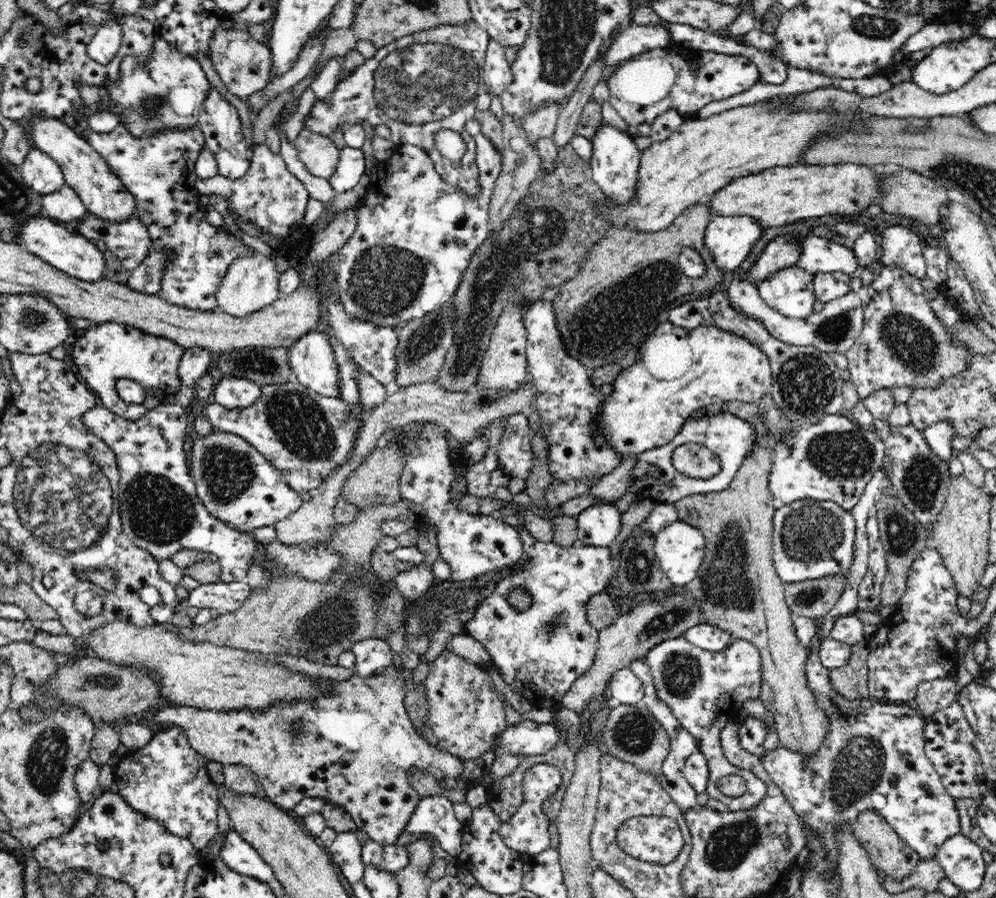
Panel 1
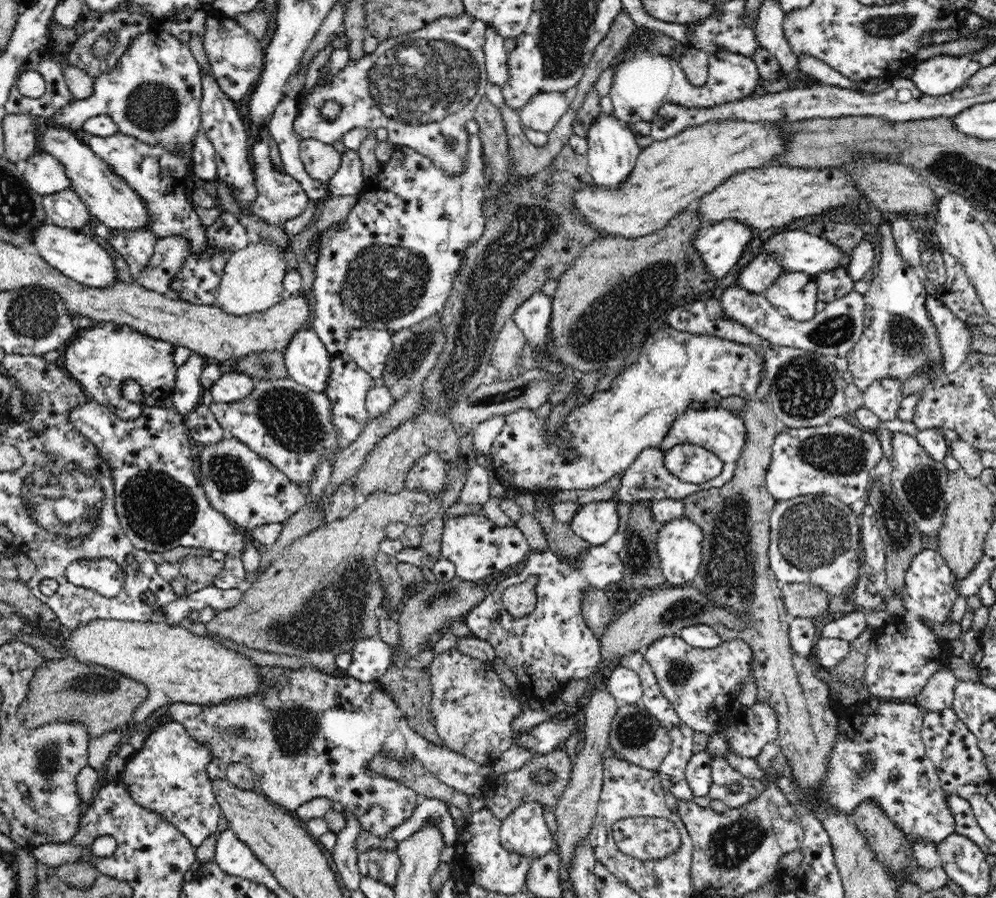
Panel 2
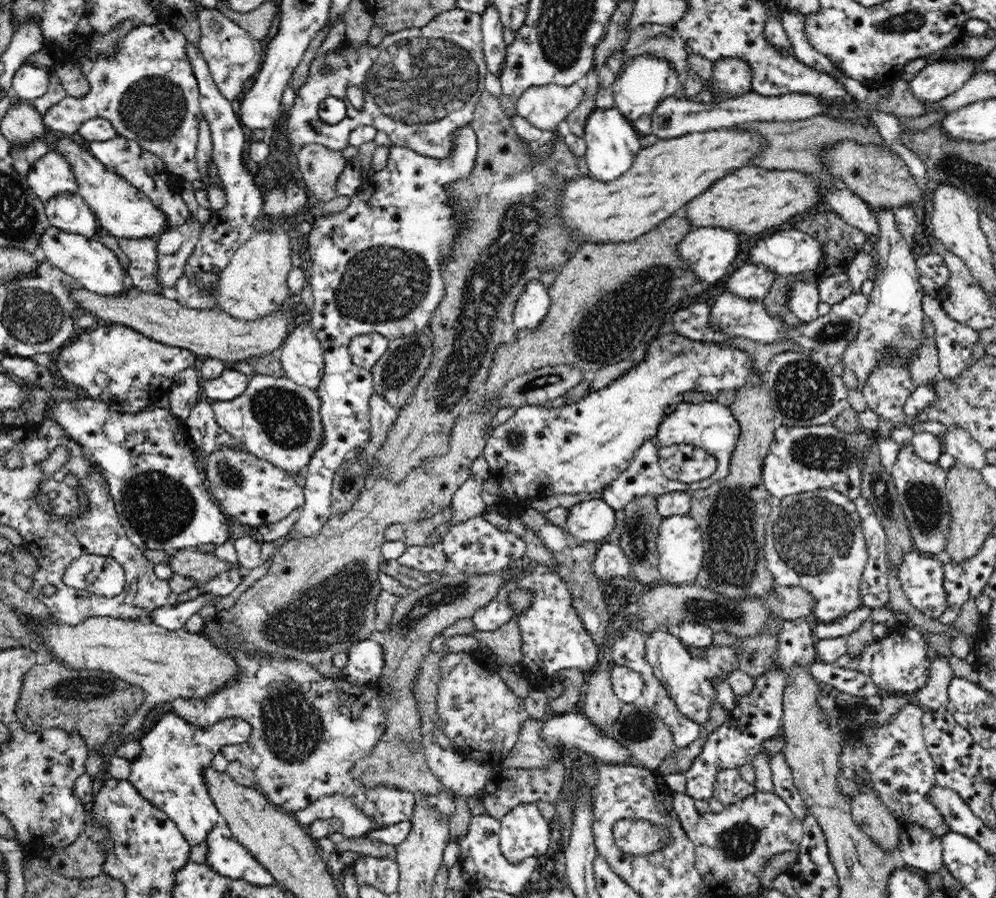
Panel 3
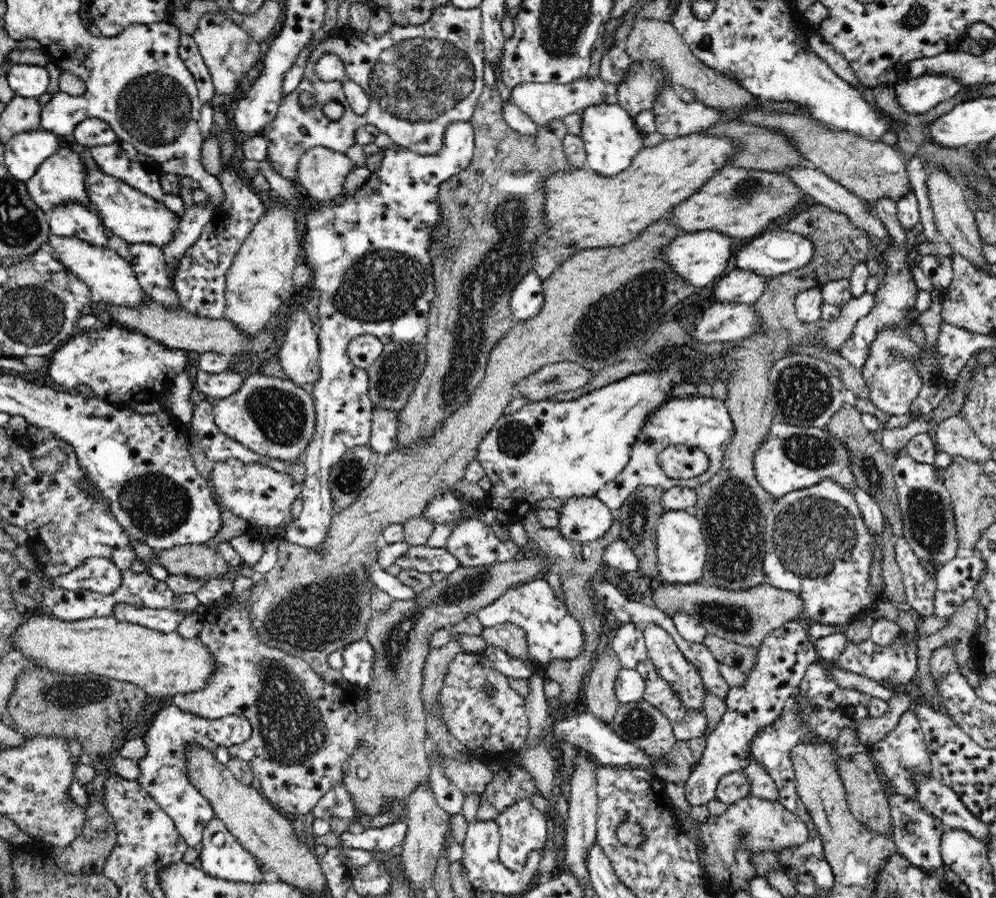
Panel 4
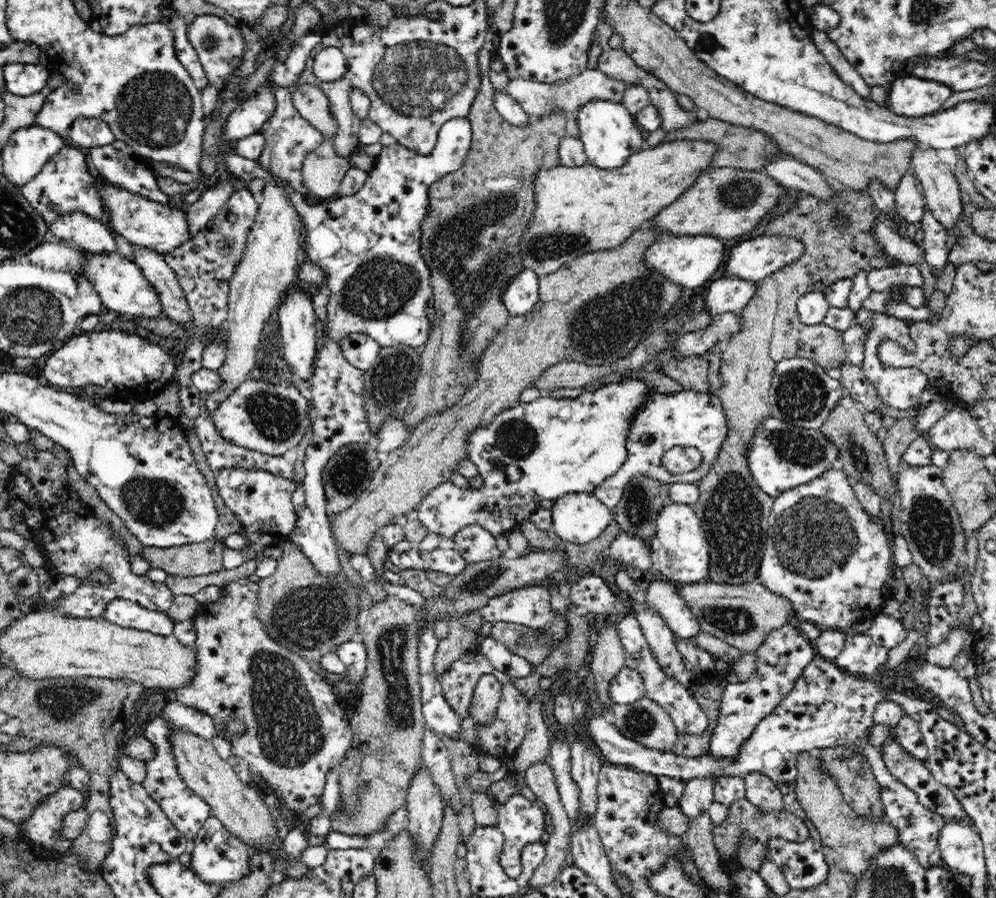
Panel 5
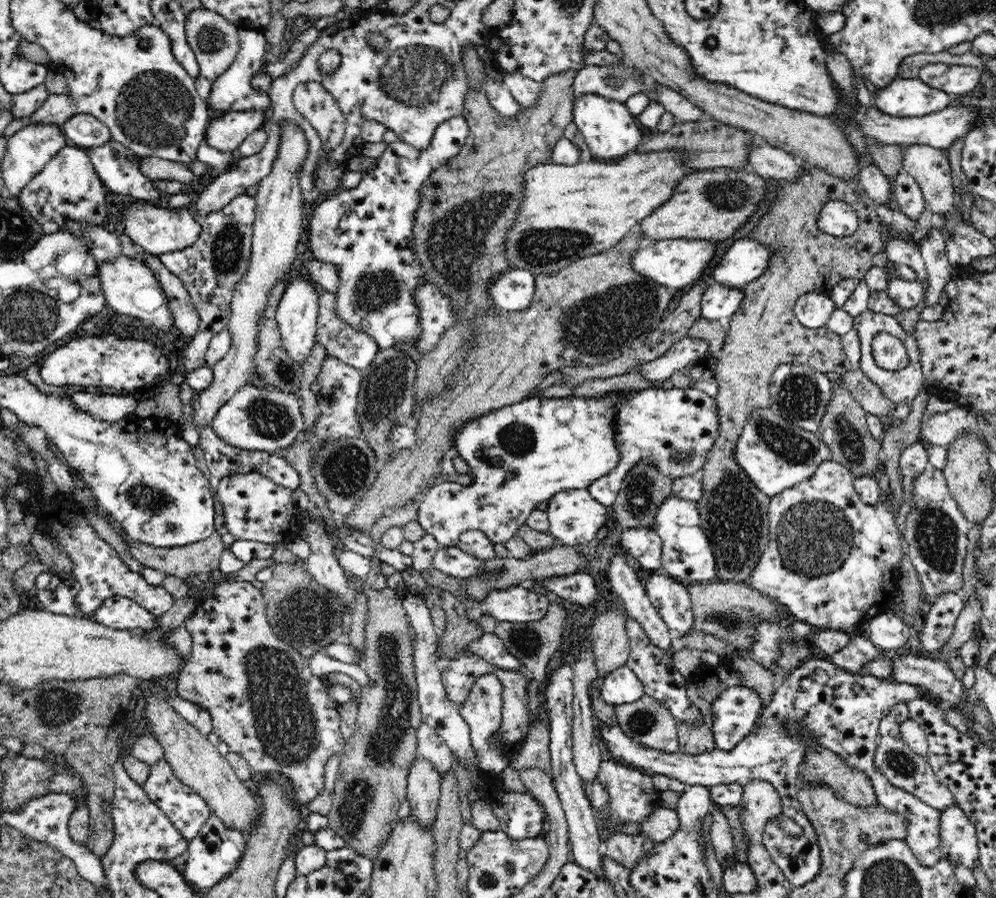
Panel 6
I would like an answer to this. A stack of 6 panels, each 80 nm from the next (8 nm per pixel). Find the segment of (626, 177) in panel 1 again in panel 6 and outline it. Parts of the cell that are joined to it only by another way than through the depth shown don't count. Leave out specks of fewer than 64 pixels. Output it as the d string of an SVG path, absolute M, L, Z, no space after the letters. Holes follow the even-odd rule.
M594 94L580 96L580 100L576 98L573 103L573 121L587 143L587 158L602 163L615 163L624 155L637 152L642 142L642 132L634 119L624 103Z

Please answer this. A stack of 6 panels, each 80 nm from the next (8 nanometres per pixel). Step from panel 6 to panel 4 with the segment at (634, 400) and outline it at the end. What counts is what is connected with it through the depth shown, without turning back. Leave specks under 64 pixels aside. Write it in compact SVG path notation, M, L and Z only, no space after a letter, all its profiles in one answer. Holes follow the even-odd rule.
M700 394L685 398L674 397L666 404L660 405L657 412L649 418L648 424L638 433L637 440L634 441L631 457L625 468L618 473L614 480L602 486L595 496L612 512L617 513L618 509L624 504L626 497L634 490L642 487L668 490L673 486L682 486L696 489L720 472L726 447L732 442L733 428L733 420L730 418L729 410L726 408L724 401ZM678 444L696 446L702 452L705 452L709 458L708 468L694 478L668 478L658 464L657 456L667 446Z

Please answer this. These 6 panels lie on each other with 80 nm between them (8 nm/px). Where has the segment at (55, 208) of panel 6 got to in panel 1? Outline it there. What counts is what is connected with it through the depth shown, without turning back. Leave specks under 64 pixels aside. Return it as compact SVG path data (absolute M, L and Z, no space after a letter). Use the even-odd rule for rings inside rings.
M36 148L28 152L18 169L25 185L41 195L56 192L66 184L60 165L48 154Z

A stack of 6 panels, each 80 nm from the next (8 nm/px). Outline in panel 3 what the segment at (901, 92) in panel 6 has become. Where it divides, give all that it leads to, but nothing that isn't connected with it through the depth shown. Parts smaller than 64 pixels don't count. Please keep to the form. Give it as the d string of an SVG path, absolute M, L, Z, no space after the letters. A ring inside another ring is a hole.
M980 58L931 61L920 74L908 81L916 101L930 105L954 95L976 71Z

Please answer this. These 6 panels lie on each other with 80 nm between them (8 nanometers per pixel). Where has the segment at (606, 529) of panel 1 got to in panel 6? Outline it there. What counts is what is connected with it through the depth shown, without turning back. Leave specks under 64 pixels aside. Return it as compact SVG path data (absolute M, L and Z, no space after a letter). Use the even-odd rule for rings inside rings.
M568 489L556 493L549 501L545 510L549 518L548 532L561 545L586 546L594 540L598 530L611 520L610 509L592 498L586 489Z

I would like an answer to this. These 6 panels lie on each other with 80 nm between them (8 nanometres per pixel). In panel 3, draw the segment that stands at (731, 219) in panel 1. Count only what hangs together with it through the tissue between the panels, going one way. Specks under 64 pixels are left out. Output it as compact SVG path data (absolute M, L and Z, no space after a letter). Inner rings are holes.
M700 226L680 242L682 262L696 271L702 282L715 283L728 274L738 254L738 236L734 229Z

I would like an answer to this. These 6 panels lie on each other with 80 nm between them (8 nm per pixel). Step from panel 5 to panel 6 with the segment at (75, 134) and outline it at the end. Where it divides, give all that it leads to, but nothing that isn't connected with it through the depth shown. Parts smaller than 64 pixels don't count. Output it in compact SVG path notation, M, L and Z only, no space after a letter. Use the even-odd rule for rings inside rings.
M90 114L72 116L61 128L66 138L80 148L102 146L111 140L110 129Z

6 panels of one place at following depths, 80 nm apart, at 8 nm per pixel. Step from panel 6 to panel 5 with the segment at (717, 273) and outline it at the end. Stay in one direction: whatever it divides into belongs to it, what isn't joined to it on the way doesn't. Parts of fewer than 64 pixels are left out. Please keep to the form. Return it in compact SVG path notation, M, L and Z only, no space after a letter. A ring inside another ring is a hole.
M766 235L753 237L751 239L740 241L734 248L731 248L724 266L723 276L733 276L734 278L743 278L758 282L763 278L794 264L805 256L805 243L800 239L790 238L789 235Z

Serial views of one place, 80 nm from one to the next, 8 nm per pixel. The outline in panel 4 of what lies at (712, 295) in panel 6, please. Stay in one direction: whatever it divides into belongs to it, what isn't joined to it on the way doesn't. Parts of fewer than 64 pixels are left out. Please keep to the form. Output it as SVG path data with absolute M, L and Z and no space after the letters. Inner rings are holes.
M735 268L714 285L714 298L722 304L753 304L763 295L767 280L768 276Z

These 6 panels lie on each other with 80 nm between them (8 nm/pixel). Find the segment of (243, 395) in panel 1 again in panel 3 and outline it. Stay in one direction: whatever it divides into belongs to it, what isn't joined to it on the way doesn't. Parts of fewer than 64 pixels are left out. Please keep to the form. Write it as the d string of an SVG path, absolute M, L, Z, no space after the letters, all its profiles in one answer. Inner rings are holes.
M234 368L225 369L220 376L201 380L202 393L208 401L225 401L236 398L248 386L250 377Z

